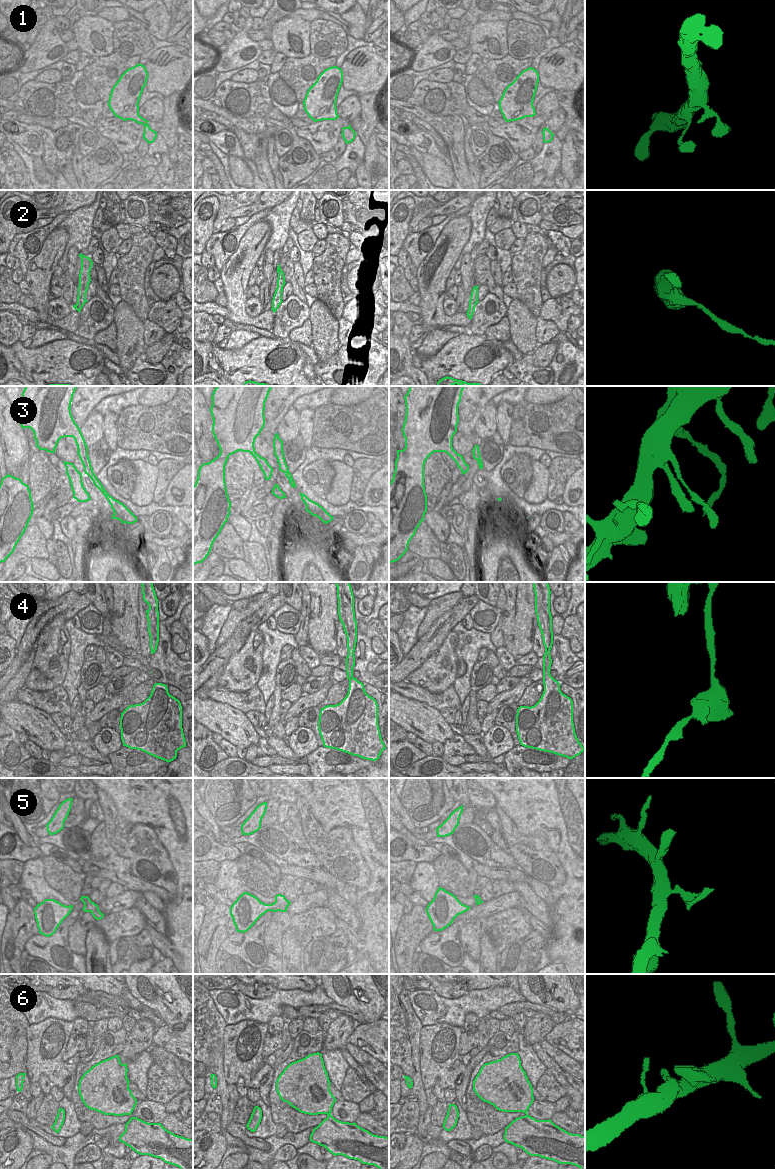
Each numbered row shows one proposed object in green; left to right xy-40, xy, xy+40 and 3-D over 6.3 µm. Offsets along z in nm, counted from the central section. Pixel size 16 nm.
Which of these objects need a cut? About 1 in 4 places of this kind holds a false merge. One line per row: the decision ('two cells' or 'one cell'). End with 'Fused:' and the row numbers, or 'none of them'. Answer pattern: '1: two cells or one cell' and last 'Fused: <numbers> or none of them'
1: one cell
2: one cell
3: one cell
4: one cell
5: two cells
6: one cell
Fused: 5

